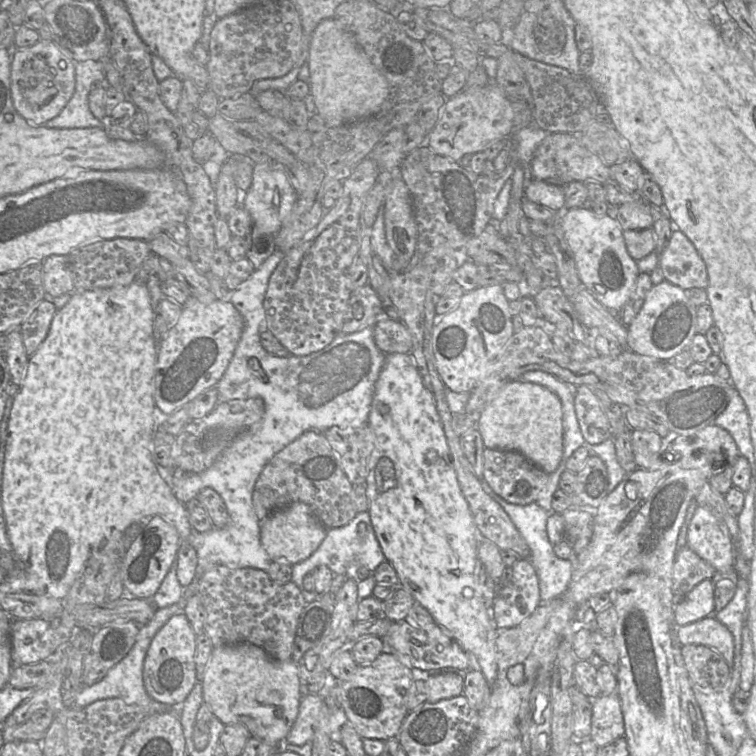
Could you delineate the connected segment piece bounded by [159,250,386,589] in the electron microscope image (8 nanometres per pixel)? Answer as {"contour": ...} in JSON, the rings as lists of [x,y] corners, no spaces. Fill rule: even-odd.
{"contour":[[[274,250],[257,268],[252,269],[252,273],[247,280],[242,282],[235,290],[229,290],[223,299],[223,301],[231,302],[239,311],[244,320],[244,328],[234,355],[224,375],[216,385],[218,402],[259,397],[263,399],[265,404],[262,419],[238,435],[220,458],[209,469],[201,473],[189,473],[186,478],[179,480],[174,479],[175,469],[159,467],[160,476],[166,481],[176,499],[180,502],[186,503],[196,498],[202,489],[211,488],[220,495],[229,513],[229,522],[222,529],[212,528],[210,531],[199,533],[192,528],[192,533],[187,541],[196,550],[198,562],[194,581],[184,588],[192,589],[193,584],[205,572],[216,566],[226,566],[231,569],[254,568],[267,572],[272,560],[262,547],[260,539],[261,522],[255,513],[252,502],[254,486],[263,468],[279,451],[306,431],[312,430],[323,433],[333,426],[344,429],[367,424],[375,383],[386,357],[386,354],[375,344],[374,325],[362,325],[356,332],[351,334],[338,334],[325,348],[305,356],[288,355],[278,357],[267,352],[261,345],[260,335],[262,332],[267,331],[263,307],[265,289],[270,273],[283,257],[283,254],[279,250]],[[251,359],[258,361],[260,365],[259,372],[251,373],[248,370],[247,363]]]}

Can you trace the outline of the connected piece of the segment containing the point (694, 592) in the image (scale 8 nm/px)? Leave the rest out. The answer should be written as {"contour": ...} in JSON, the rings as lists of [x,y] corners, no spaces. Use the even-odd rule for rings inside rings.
{"contour":[[[705,579],[697,584],[674,607],[674,620],[683,626],[701,620],[714,613],[714,591],[711,579]]]}

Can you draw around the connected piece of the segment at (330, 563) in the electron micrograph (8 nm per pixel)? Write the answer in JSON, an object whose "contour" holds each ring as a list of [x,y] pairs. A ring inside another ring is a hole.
{"contour":[[[359,512],[346,525],[327,529],[326,536],[317,550],[304,561],[296,563],[292,566],[291,581],[293,581],[299,587],[305,599],[305,602],[310,603],[320,600],[321,594],[323,593],[308,591],[304,588],[303,579],[307,573],[313,571],[318,566],[326,565],[334,575],[344,575],[349,567],[355,567],[355,571],[357,571],[360,567],[363,566],[366,567],[370,572],[372,572],[372,575],[357,583],[358,598],[360,600],[372,595],[373,589],[376,585],[376,581],[373,577],[373,572],[385,560],[386,558],[379,545],[373,526],[371,524],[369,512]],[[361,522],[365,523],[367,527],[367,534],[365,537],[360,537],[358,533],[358,525]]]}

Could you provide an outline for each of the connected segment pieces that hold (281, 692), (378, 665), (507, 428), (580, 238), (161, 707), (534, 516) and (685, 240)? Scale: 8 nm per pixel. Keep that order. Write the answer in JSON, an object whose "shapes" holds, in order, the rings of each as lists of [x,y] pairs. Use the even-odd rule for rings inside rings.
{"shapes":[[[[240,642],[213,647],[200,682],[203,701],[215,717],[224,725],[242,723],[249,730],[251,737],[264,740],[269,744],[283,743],[298,716],[301,695],[297,666],[291,660],[277,660],[263,648],[251,643]]],[[[382,652],[371,663],[358,665],[350,679],[337,683],[336,701],[361,738],[383,741],[398,738],[401,725],[409,713],[408,693],[413,681],[411,670],[395,654]]],[[[518,379],[505,384],[480,414],[477,429],[486,448],[517,451],[547,474],[554,472],[562,460],[562,404],[542,385]]],[[[575,207],[562,217],[561,226],[582,284],[605,308],[621,312],[633,292],[639,270],[636,260],[628,254],[623,230],[616,218]]],[[[182,597],[179,603],[165,608],[157,608],[154,616],[147,624],[139,625],[139,632],[131,650],[121,661],[113,666],[99,682],[90,686],[84,686],[75,699],[74,707],[83,708],[101,699],[121,698],[127,703],[135,703],[149,707],[154,713],[177,713],[179,716],[179,706],[172,706],[157,702],[148,695],[143,682],[143,666],[146,653],[155,634],[174,614],[183,612],[185,600],[187,599]]],[[[480,478],[480,483],[485,493],[505,510],[505,512],[508,514],[511,521],[529,546],[529,560],[534,566],[539,579],[541,602],[551,601],[561,596],[566,592],[570,584],[573,571],[573,561],[572,559],[560,559],[554,553],[553,544],[550,543],[546,530],[547,518],[550,513],[545,511],[536,502],[527,505],[517,505],[509,503],[498,496],[483,478]]],[[[674,226],[669,242],[659,253],[658,263],[664,279],[683,290],[706,289],[708,285],[703,259],[689,238]]]]}

